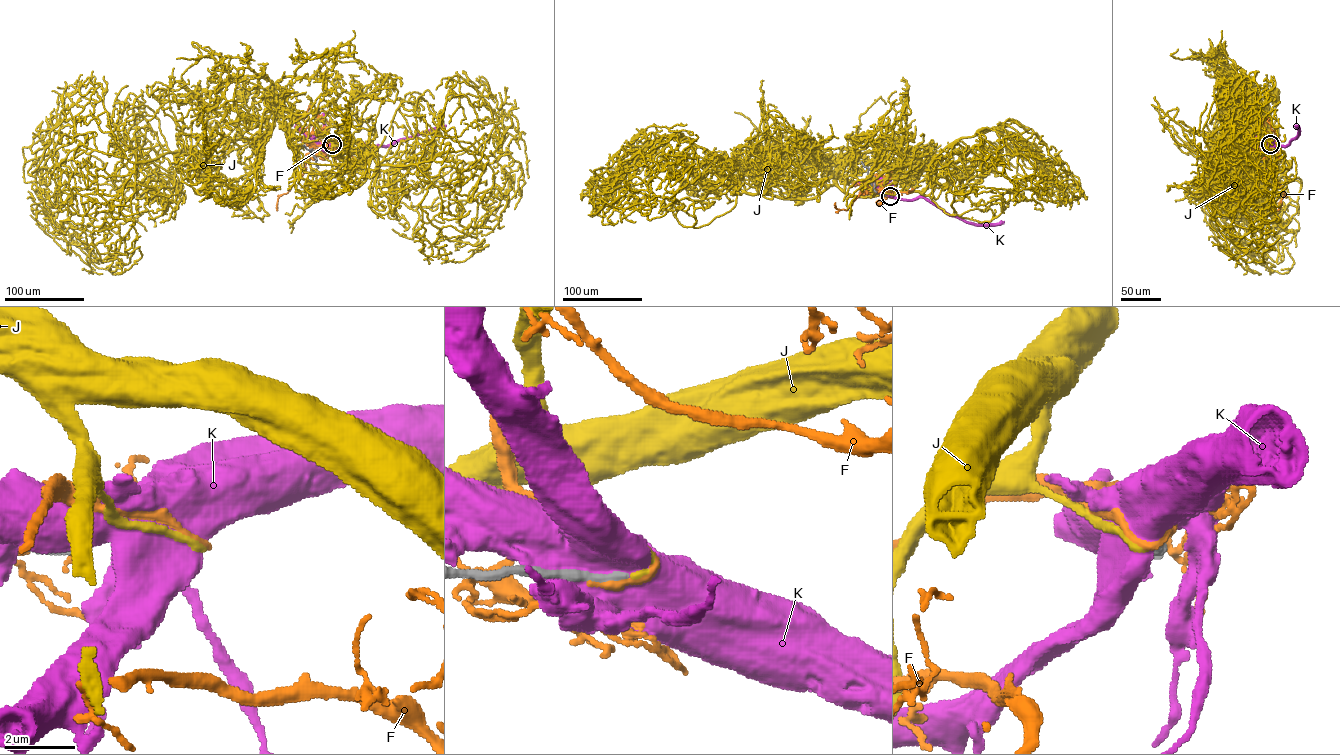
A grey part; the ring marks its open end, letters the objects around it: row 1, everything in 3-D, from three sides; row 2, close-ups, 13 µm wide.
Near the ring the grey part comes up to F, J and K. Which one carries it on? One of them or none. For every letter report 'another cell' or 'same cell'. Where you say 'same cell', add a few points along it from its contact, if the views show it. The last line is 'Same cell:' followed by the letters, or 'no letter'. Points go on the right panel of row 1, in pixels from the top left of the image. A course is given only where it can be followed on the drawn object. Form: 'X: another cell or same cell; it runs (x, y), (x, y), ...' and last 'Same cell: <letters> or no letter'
F: another cell
J: same cell; it runs (1269, 144), (1267, 141), (1270, 132), (1261, 126), (1256, 100), (1243, 77), (1269, 114), (1267, 100), (1272, 96)
K: another cell
Same cell: J

